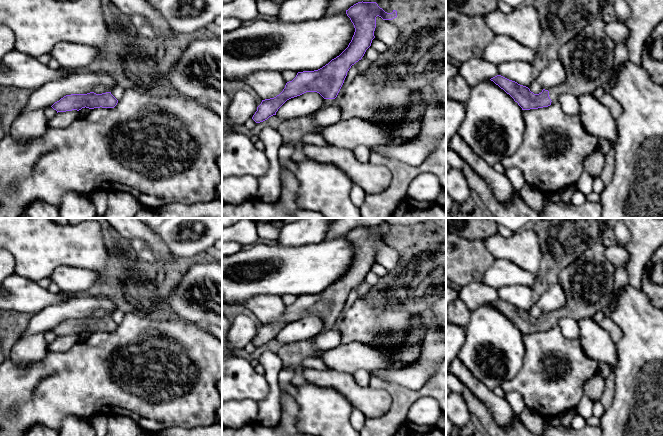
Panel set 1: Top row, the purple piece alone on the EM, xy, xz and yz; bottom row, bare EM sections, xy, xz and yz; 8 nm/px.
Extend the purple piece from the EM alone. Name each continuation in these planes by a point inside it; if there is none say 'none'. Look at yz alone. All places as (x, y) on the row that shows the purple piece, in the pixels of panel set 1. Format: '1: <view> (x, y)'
1: yz (588, 58)

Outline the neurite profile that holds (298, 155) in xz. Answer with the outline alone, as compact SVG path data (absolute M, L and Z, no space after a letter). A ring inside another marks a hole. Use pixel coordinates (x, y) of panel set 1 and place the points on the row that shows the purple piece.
M295 148L295 151L291 156L291 161L297 163L305 160L308 160L308 158L304 155L303 151L300 148Z

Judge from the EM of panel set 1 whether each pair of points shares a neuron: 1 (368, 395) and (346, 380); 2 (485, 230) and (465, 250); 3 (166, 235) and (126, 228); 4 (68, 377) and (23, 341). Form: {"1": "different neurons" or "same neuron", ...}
{"1": "same neuron", "2": "different neurons", "3": "different neurons", "4": "different neurons"}

